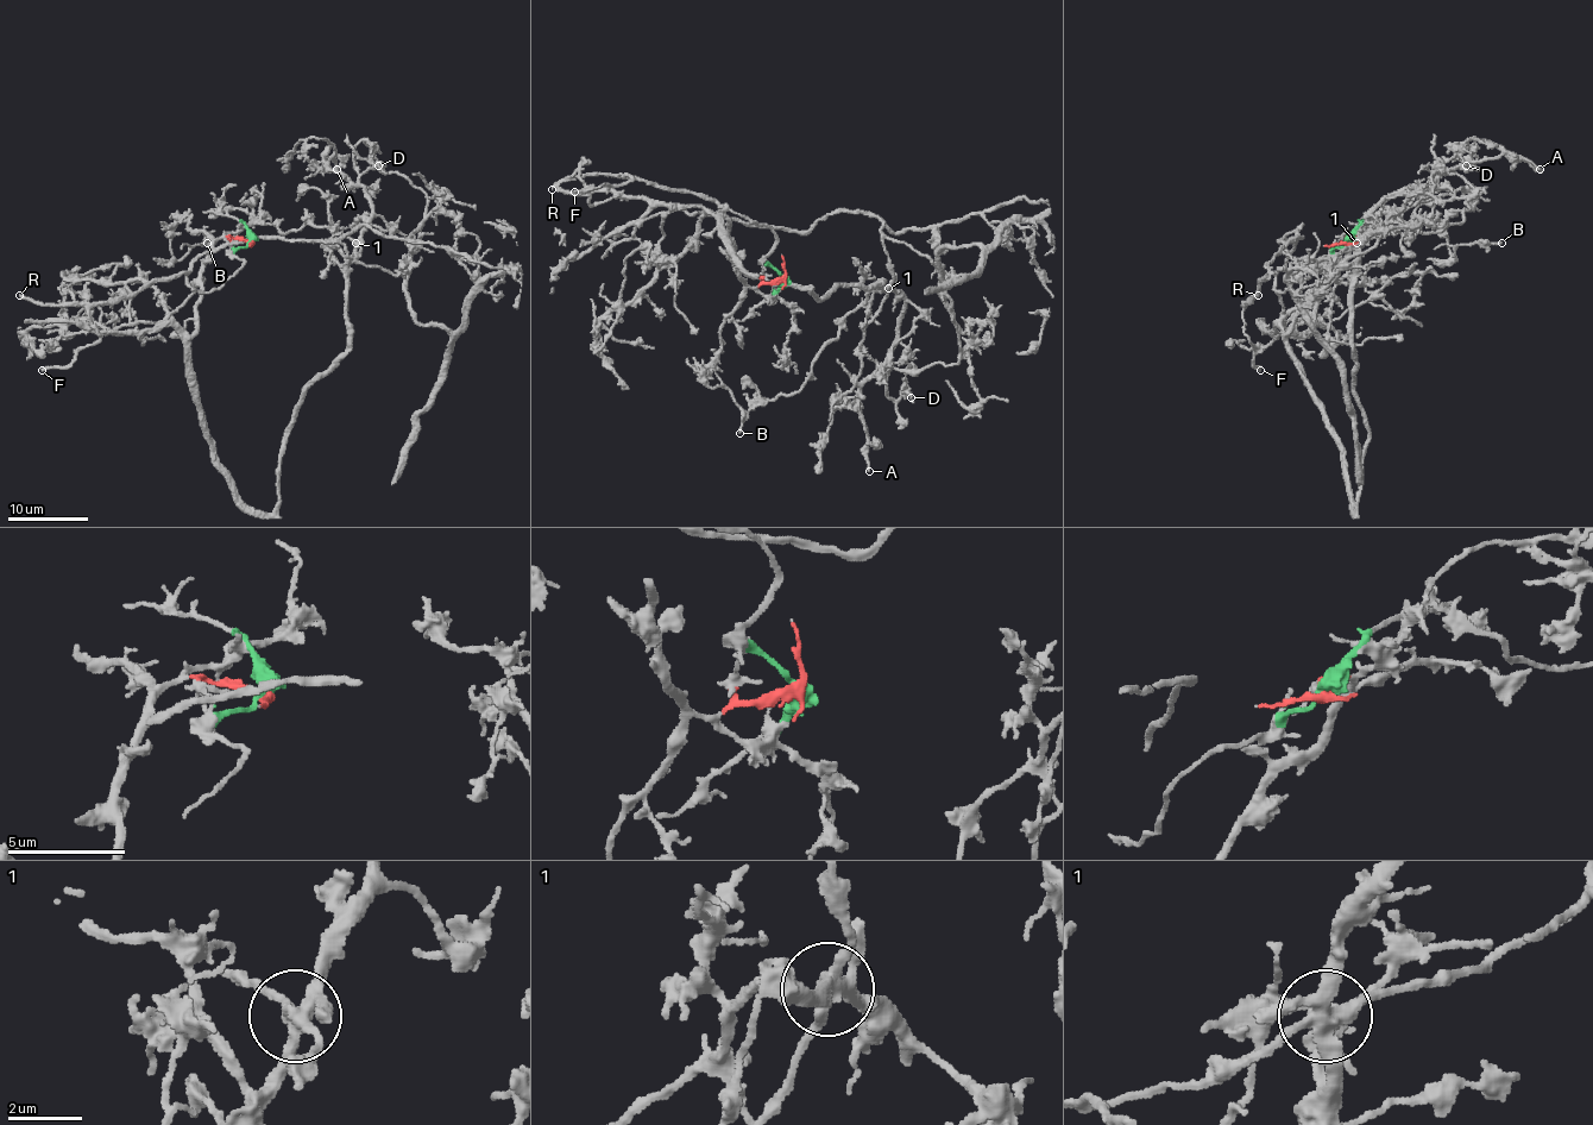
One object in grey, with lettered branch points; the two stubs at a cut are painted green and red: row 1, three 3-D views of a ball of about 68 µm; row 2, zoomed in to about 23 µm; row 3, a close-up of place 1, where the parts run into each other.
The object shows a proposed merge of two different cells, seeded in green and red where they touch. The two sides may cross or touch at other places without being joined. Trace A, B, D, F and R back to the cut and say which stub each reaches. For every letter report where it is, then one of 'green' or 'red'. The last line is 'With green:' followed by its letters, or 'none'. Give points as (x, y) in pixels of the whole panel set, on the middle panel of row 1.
A: place (869, 471); red
B: place (740, 433); red
D: place (911, 397); red
F: place (574, 192); green
R: place (552, 189); green
With green: F, R

